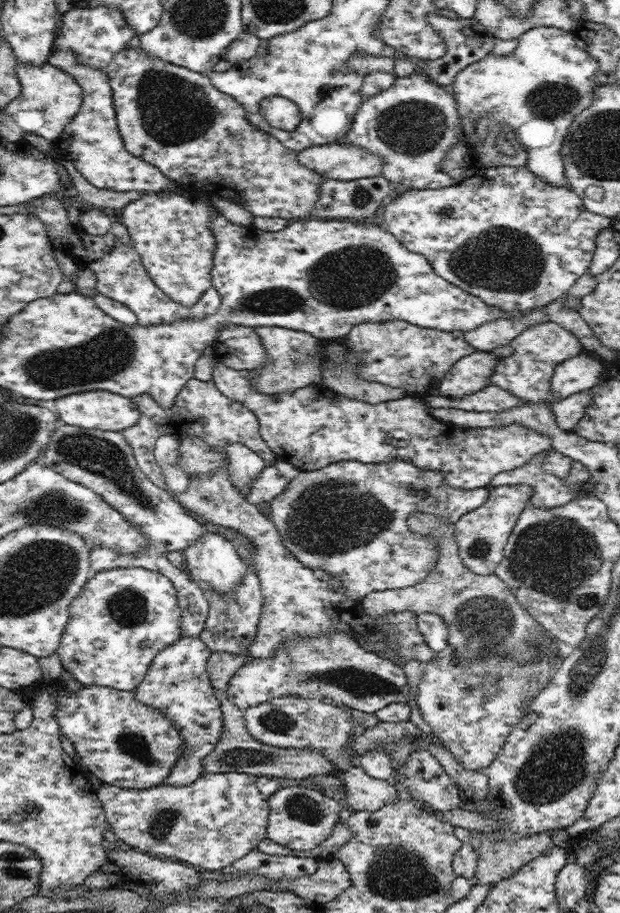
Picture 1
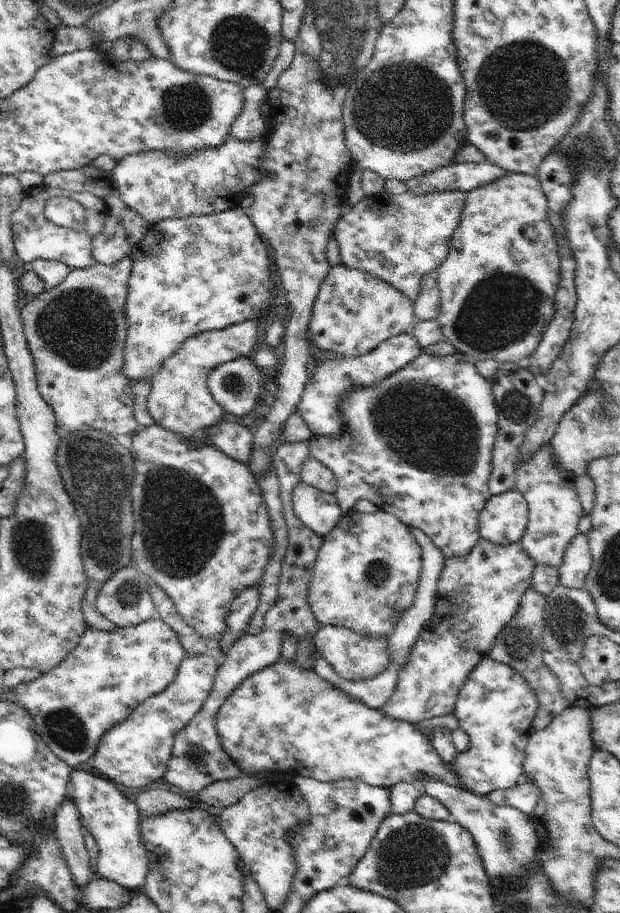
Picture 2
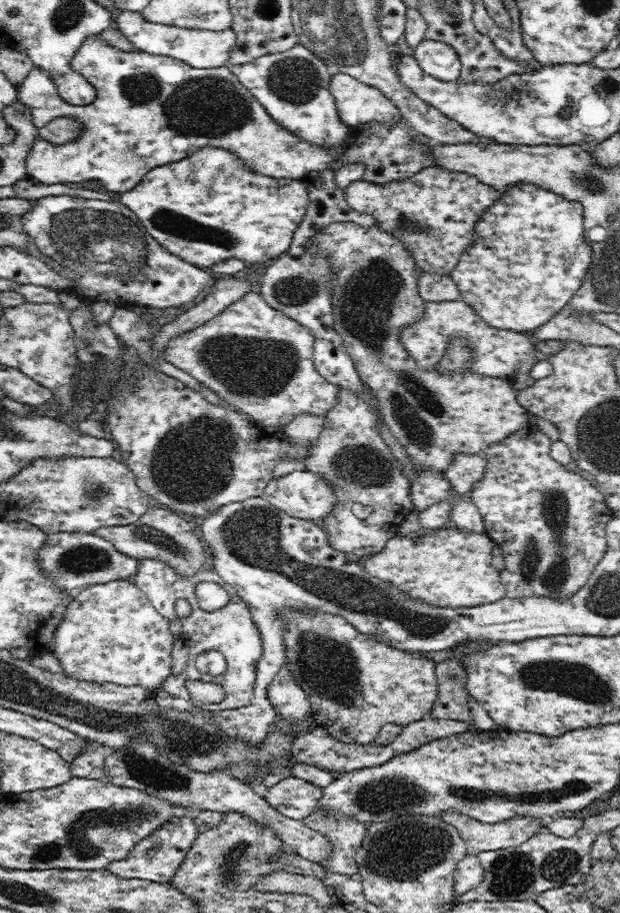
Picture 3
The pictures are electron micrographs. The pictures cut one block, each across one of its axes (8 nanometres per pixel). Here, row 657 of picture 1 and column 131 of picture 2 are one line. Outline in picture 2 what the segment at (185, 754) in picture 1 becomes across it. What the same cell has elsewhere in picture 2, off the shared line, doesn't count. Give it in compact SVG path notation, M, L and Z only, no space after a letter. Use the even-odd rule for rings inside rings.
M229 134L219 148L185 155L184 157L161 151L128 156L113 169L116 195L127 208L134 210L151 226L163 222L165 219L200 217L241 206L251 187L260 179L261 173L257 170L257 167L260 158L264 155L264 144L264 139L257 139L253 142L239 142L231 138Z

